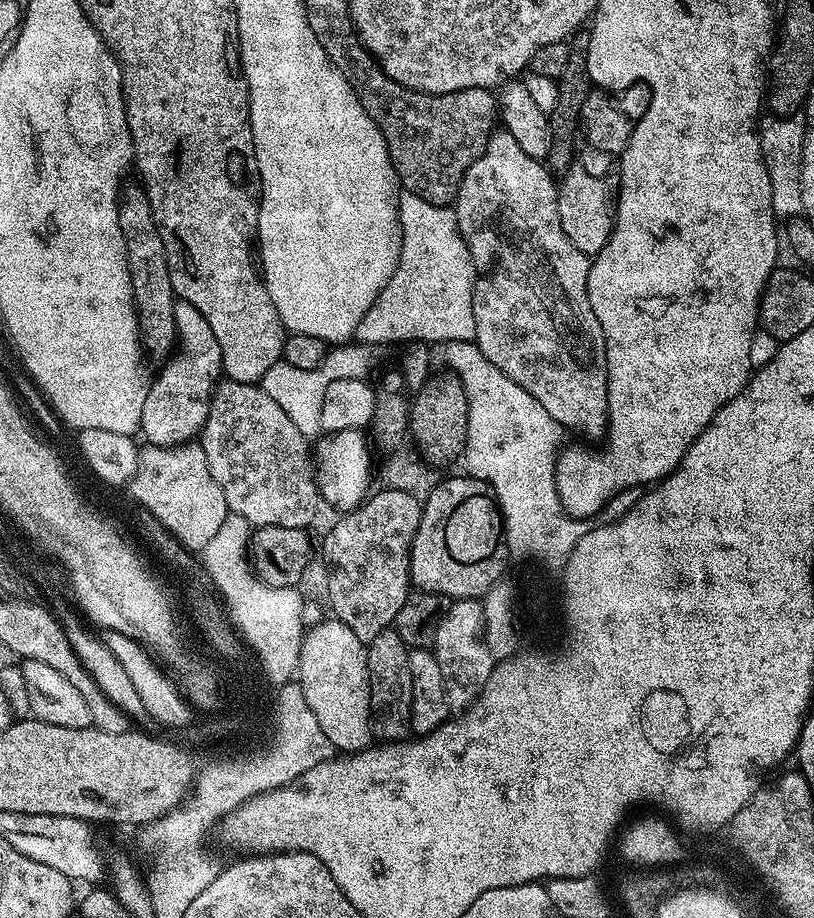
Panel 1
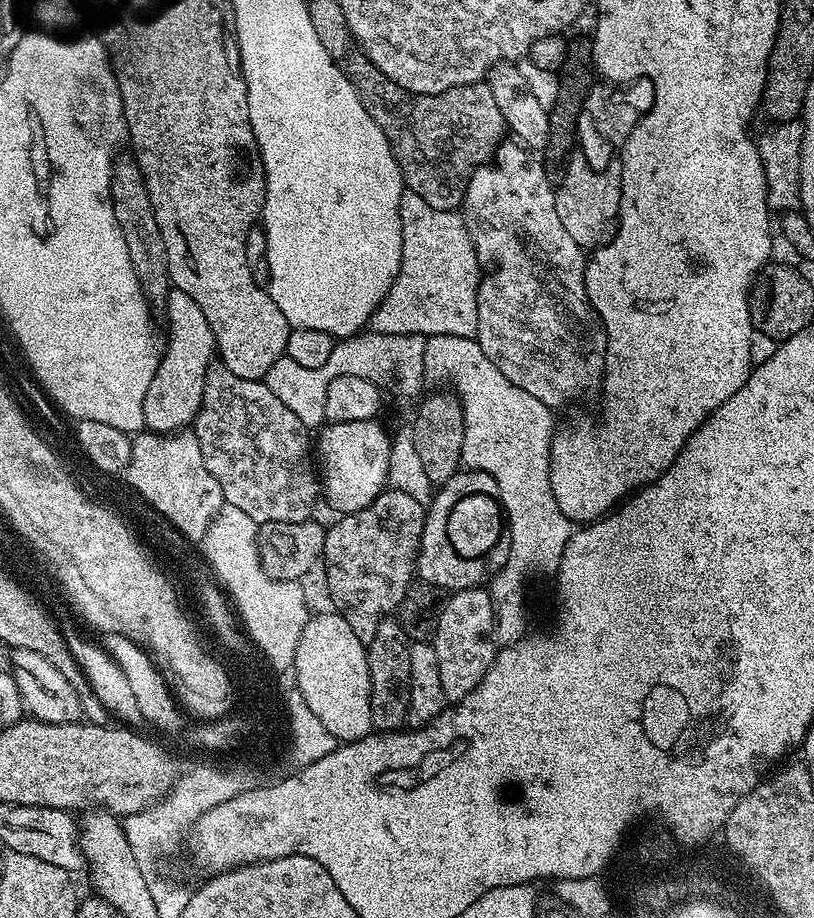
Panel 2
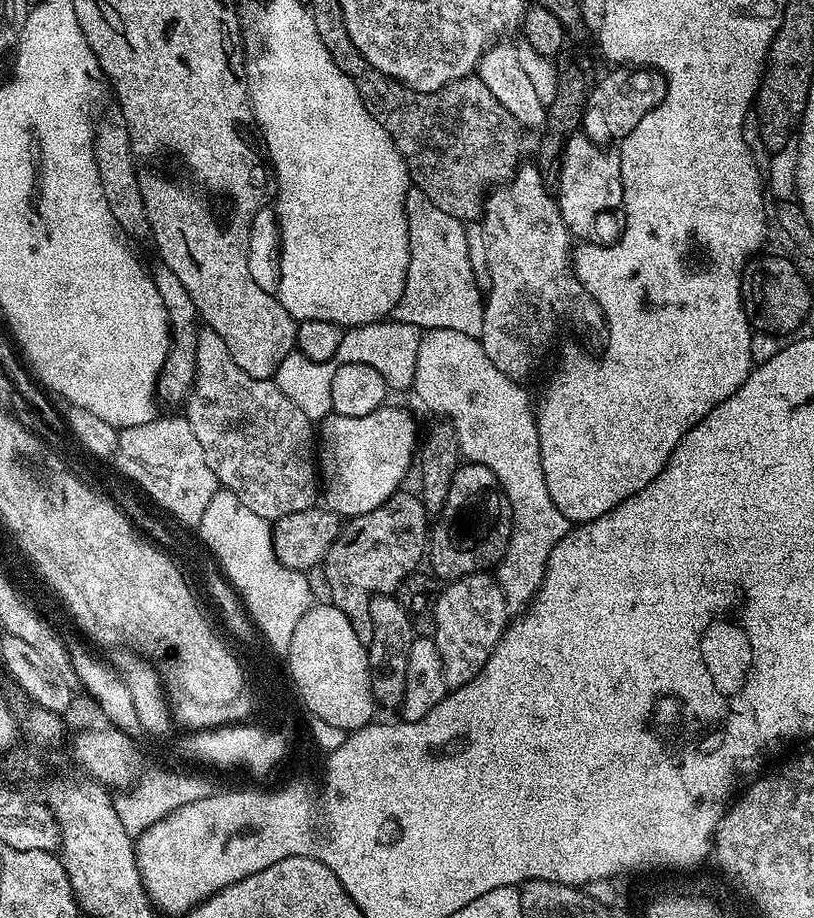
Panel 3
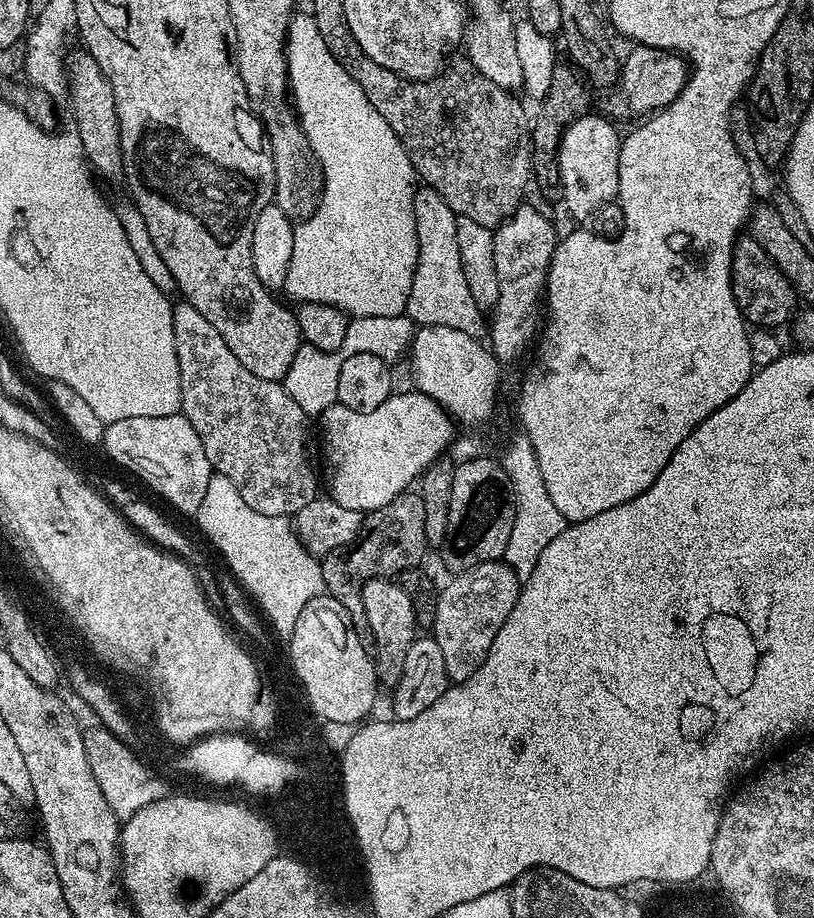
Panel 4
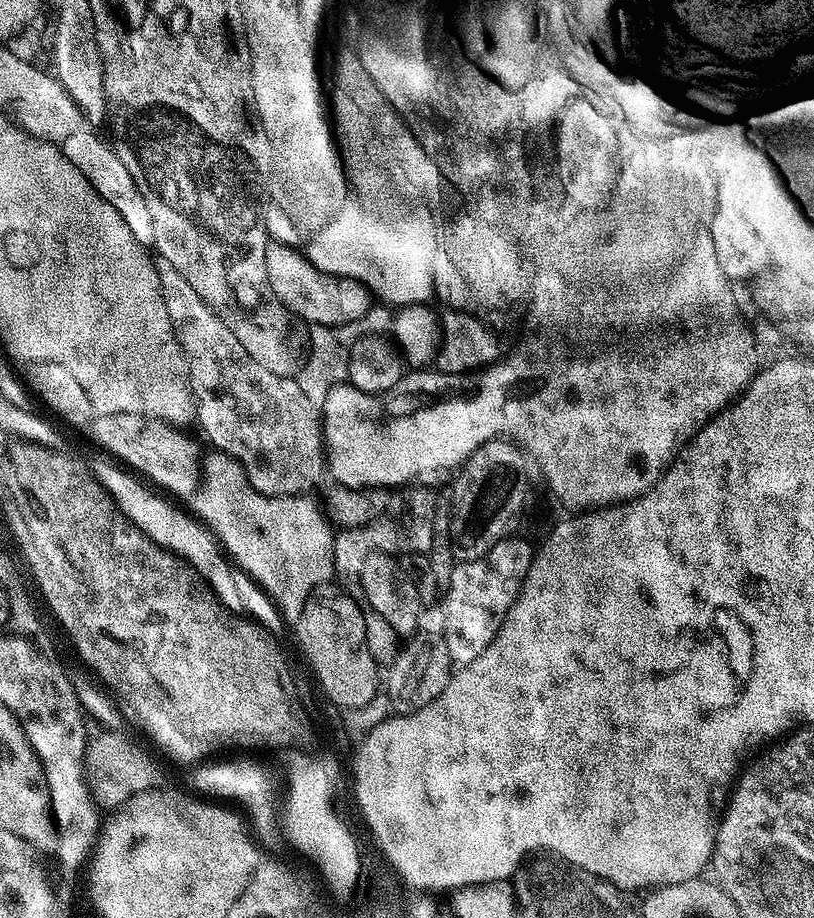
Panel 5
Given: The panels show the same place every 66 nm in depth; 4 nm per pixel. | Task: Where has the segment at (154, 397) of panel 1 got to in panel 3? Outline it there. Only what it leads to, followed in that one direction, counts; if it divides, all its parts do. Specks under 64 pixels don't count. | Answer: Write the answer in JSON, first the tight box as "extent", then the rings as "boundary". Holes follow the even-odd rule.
{"extent":[150,262,198,405],"boundary":[[[156,262],[156,265],[151,265],[150,275],[158,295],[162,298],[162,306],[166,306],[170,325],[170,347],[166,362],[160,371],[160,378],[156,383],[156,398],[161,405],[183,405],[187,401],[189,392],[192,391],[196,373],[196,333],[198,331],[196,307],[190,294],[186,294],[186,286],[182,286],[182,282],[175,276],[174,270],[170,270],[170,266],[166,266],[163,262]]]}

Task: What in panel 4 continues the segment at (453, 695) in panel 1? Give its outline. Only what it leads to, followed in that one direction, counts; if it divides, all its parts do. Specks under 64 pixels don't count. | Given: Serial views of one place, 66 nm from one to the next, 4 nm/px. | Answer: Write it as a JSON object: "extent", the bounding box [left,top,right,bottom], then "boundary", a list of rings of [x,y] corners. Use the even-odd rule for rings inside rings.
{"extent":[430,559,521,681],"boundary":[[[503,559],[491,560],[470,570],[453,575],[436,598],[436,617],[430,626],[431,635],[442,650],[449,681],[470,678],[486,658],[494,642],[494,634],[506,622],[514,602],[520,596],[521,577]]]}

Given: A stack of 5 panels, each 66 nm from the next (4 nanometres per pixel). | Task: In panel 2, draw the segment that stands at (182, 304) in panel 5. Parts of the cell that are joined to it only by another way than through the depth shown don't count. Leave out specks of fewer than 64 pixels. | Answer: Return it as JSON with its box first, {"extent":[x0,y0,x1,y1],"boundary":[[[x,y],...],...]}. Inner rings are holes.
{"extent":[194,366,318,525],"boundary":[[[213,366],[206,378],[202,406],[194,421],[194,434],[198,438],[198,446],[202,446],[206,470],[210,470],[210,474],[214,474],[218,486],[222,486],[225,504],[238,506],[238,510],[242,510],[242,514],[246,514],[250,519],[256,521],[257,525],[266,522],[302,522],[313,519],[312,511],[316,508],[316,496],[318,500],[318,472],[314,467],[313,453],[310,451],[310,440],[308,444],[309,429],[305,428],[304,423],[298,418],[298,414],[294,414],[294,410],[290,410],[290,407],[282,402],[282,398],[278,398],[278,394],[272,392],[271,387],[264,380],[238,378],[238,374],[234,374],[226,367]]]}

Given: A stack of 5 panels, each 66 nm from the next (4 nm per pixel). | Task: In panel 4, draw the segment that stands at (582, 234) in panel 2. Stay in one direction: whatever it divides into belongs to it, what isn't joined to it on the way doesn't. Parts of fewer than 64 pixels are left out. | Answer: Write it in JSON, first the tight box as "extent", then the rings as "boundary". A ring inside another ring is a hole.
{"extent":[560,114,621,220],"boundary":[[[600,114],[579,116],[564,132],[560,139],[560,191],[562,201],[568,207],[568,212],[576,220],[584,220],[591,212],[599,210],[603,204],[608,204],[618,196],[618,162],[620,161],[621,133],[616,133],[617,125],[611,119]]]}

